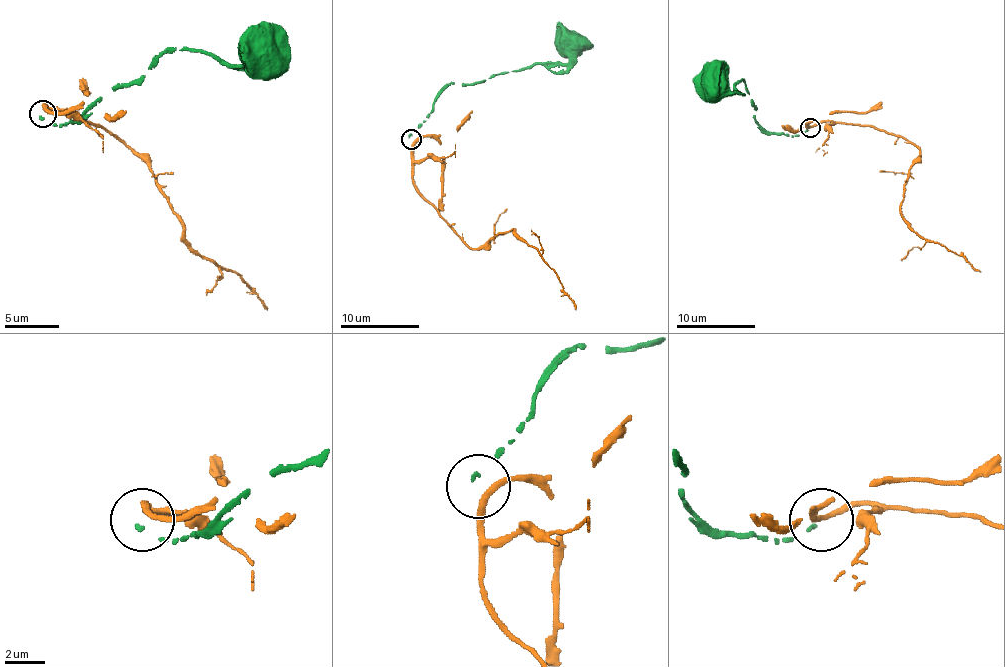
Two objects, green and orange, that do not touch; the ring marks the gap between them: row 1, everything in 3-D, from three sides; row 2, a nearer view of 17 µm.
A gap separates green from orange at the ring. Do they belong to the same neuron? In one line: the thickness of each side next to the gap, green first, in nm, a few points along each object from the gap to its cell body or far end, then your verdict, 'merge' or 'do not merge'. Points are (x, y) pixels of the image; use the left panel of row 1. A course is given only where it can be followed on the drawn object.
140/280 nm | green via (40, 115), (72, 123), (137, 83), (164, 53), (204, 50), (255, 67), (247, 61), (261, 56) | orange via (45, 112), (45, 104), (48, 110), (64, 110), (115, 134), (148, 166), (196, 252), (231, 268), (266, 309) | do not merge

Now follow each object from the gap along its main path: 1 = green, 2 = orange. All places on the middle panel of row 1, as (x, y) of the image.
1: (409, 136), (445, 86), (567, 63), (569, 51), (561, 43), (571, 41)
2: (413, 142), (415, 189), (464, 241), (472, 249), (480, 249), (498, 233), (514, 229), (538, 251), (575, 310)

